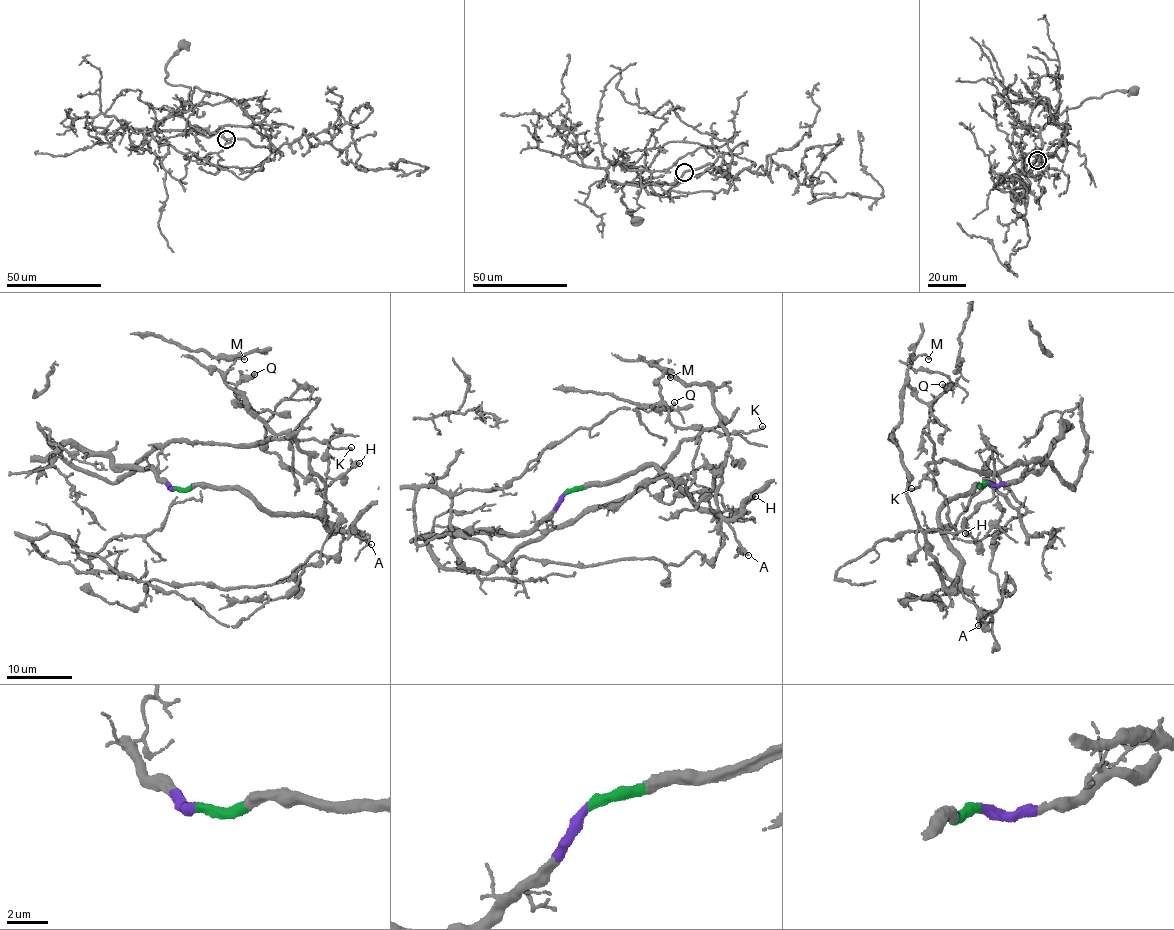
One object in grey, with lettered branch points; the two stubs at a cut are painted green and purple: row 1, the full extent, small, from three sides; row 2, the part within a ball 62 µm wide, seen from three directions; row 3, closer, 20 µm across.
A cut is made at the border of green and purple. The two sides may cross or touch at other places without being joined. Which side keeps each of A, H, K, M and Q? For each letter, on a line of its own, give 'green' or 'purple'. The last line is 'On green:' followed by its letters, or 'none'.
A: green
H: green
K: purple
M: green
Q: green
On green: A, H, M, Q

